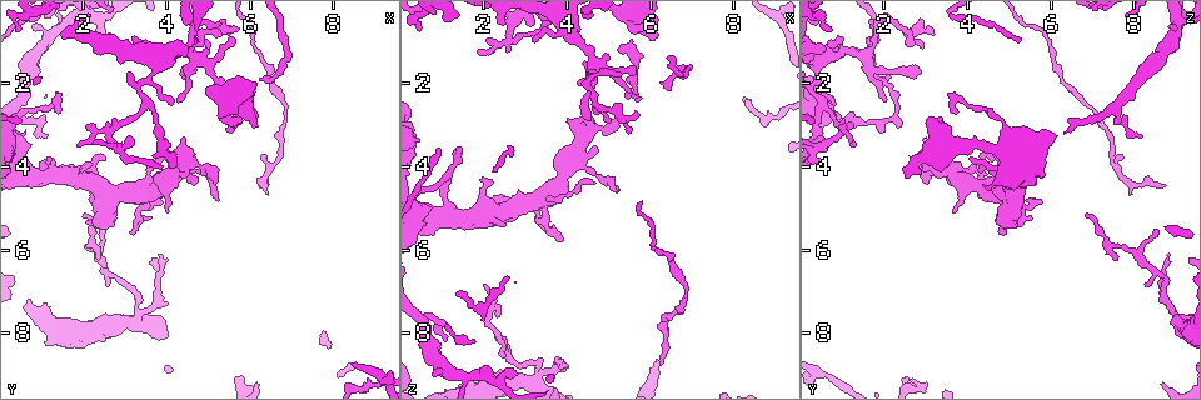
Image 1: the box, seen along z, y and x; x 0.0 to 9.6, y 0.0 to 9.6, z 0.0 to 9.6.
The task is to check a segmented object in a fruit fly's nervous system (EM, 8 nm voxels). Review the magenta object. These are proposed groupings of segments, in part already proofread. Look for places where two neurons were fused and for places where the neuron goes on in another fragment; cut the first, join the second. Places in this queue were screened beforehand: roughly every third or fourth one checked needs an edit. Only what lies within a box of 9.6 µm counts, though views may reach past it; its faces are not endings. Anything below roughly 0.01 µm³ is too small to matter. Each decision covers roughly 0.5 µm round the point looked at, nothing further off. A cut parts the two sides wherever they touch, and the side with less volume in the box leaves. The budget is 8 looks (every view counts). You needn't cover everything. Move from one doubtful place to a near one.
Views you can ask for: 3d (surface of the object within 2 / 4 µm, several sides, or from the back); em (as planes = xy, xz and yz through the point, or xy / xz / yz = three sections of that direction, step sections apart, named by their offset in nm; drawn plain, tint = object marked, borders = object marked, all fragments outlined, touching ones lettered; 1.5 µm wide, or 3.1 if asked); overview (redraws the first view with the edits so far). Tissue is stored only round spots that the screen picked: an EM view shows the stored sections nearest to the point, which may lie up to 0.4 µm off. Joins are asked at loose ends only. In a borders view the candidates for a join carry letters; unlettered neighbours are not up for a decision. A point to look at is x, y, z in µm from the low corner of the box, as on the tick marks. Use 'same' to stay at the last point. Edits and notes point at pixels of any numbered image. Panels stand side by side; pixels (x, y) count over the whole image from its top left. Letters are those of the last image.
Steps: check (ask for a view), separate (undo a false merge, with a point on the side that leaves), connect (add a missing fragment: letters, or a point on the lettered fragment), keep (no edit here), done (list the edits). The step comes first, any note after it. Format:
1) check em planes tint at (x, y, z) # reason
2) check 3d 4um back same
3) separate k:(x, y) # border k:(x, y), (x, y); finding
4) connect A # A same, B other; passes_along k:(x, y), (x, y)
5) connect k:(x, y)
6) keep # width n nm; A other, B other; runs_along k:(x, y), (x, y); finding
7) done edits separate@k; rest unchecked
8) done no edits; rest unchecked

check em planes plain at (5.45, 0.80, 3.25) # an open end

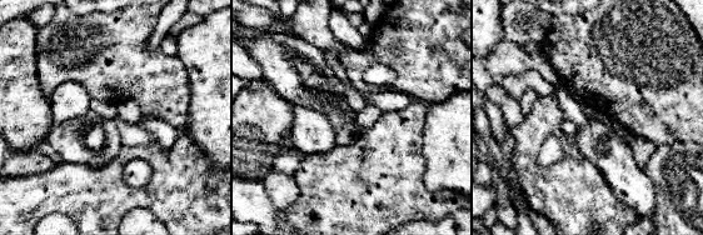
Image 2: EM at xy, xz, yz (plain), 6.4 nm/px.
check em planes borders same

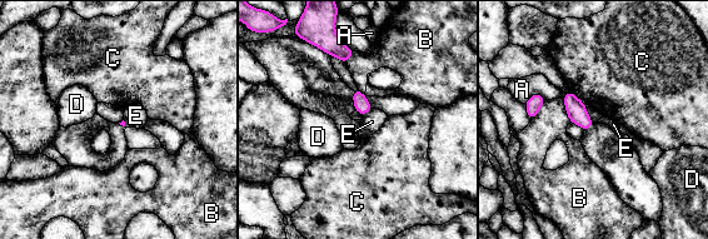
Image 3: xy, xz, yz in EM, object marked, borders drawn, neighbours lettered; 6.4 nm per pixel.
keep # A other, B other, C other, D other, E other; no lettered fragment goes on from it

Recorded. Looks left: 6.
check em xz step 8 borders at (3.85, 4.85, 5.75) # thin end

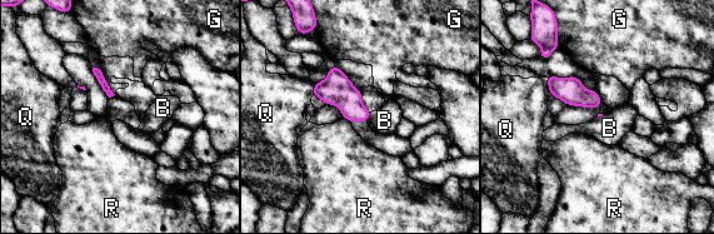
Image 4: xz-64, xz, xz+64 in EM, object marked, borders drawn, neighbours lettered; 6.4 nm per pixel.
check em planes borders same

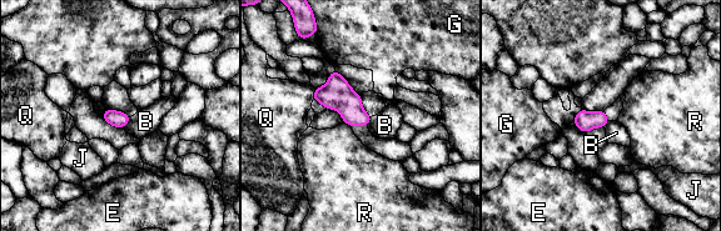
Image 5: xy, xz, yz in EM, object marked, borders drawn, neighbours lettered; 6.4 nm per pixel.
keep # B other, E other, G other, J other, Q other, R other; border 5:(132, 116), (122, 127); no lettered fragment goes on from it

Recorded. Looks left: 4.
check 3d 4um back at (4.70, 4.10, 4.15)

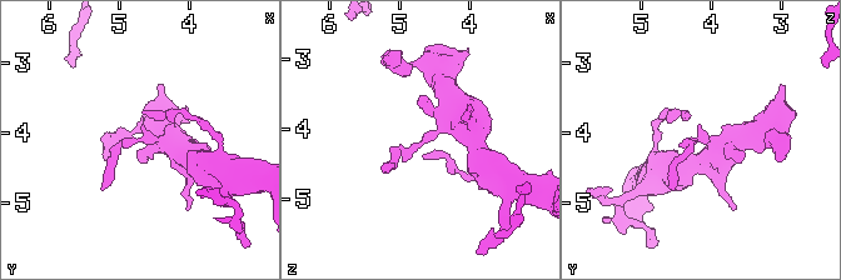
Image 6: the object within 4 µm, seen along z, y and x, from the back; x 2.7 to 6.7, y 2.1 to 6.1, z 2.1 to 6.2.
check em planes borders at (4.75, 4.10, 4.20)

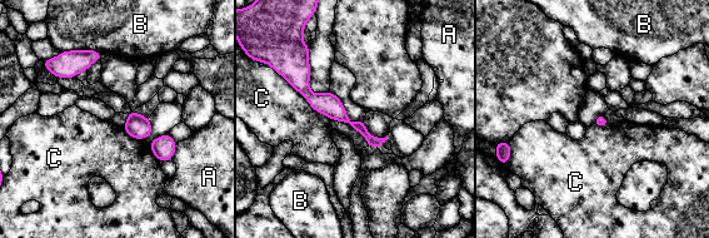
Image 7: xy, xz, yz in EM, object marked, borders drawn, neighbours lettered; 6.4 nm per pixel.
keep # width 80 nm; A other, B other, C other; border 7:(280, 75), (314, 109), (330, 118); continuous, no second neuron

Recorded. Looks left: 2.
done no edits; rest unchecked

